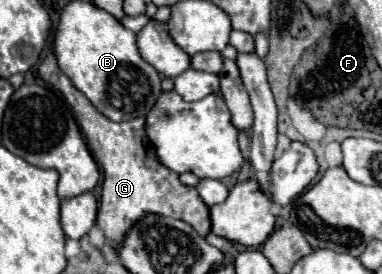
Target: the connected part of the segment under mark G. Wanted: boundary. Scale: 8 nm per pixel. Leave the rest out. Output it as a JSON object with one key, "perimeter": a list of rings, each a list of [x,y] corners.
{"perimeter":[[[47,54],[39,64],[39,76],[55,86],[65,100],[69,102],[74,118],[87,140],[87,146],[93,158],[103,166],[103,188],[101,188],[101,204],[97,214],[97,226],[105,232],[105,238],[111,246],[119,246],[123,234],[145,214],[163,214],[177,220],[183,220],[195,228],[199,236],[207,236],[211,230],[209,208],[201,200],[195,188],[183,186],[179,182],[179,174],[165,168],[145,134],[145,118],[113,122],[87,100],[87,96],[73,86],[73,82],[59,70],[55,54]]]}

